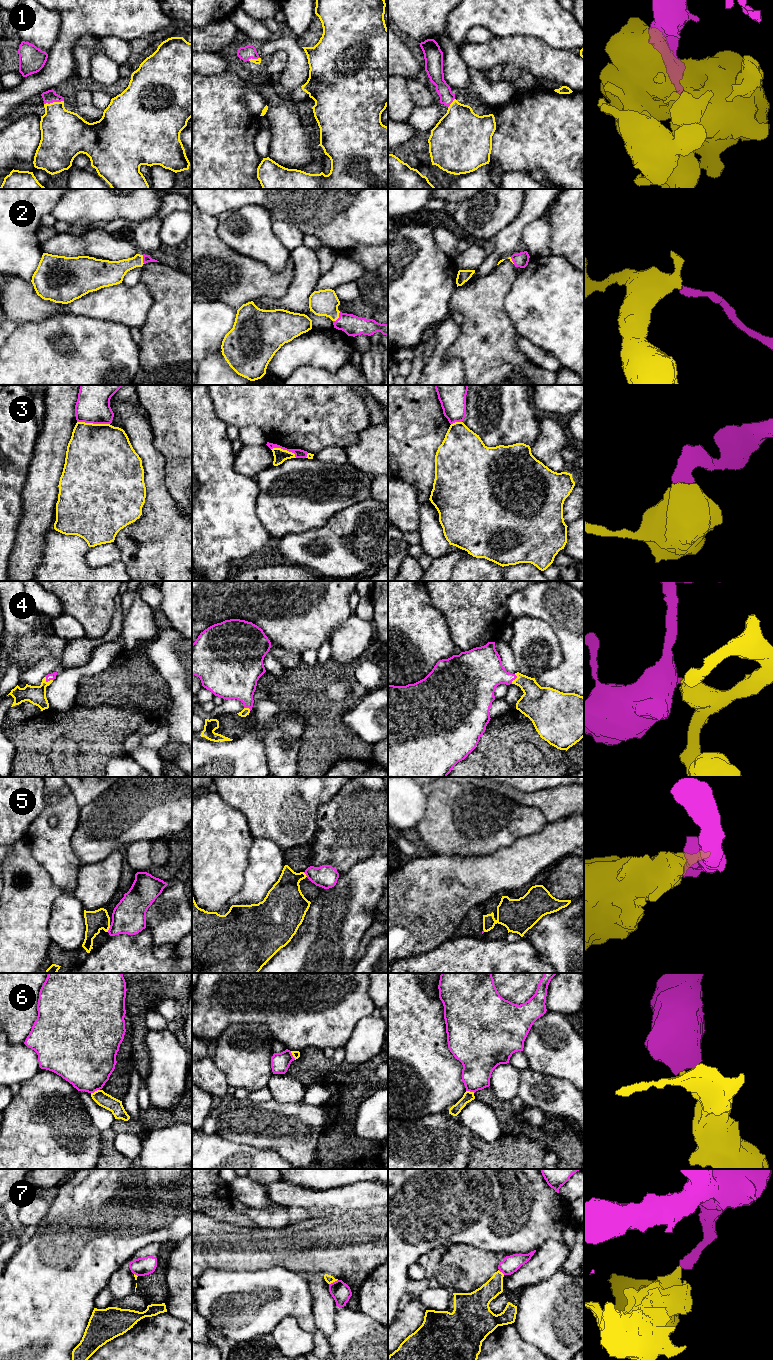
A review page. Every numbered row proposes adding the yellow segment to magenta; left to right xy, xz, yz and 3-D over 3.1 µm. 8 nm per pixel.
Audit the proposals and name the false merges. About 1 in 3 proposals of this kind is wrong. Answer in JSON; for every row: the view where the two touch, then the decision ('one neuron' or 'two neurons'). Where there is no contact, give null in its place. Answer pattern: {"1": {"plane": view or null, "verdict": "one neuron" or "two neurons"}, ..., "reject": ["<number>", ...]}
{"1": {"plane": "xy", "verdict": "one neuron"}, "2": {"plane": "xz", "verdict": "one neuron"}, "3": {"plane": "xy", "verdict": "two neurons"}, "4": {"plane": "xy", "verdict": "one neuron"}, "5": {"plane": "xy", "verdict": "two neurons"}, "6": {"plane": "xy", "verdict": "two neurons"}, "7": {"plane": "xz", "verdict": "two neurons"}, "reject": ["3", "5", "6", "7"]}

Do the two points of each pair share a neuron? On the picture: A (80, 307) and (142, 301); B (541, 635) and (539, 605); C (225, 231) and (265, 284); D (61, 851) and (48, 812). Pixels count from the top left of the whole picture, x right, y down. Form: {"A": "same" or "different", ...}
{"A": "same", "B": "different", "C": "different", "D": "same"}

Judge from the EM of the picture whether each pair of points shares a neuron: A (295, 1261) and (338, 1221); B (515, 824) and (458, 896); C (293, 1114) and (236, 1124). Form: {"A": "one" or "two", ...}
{"A": "one", "B": "two", "C": "one"}

